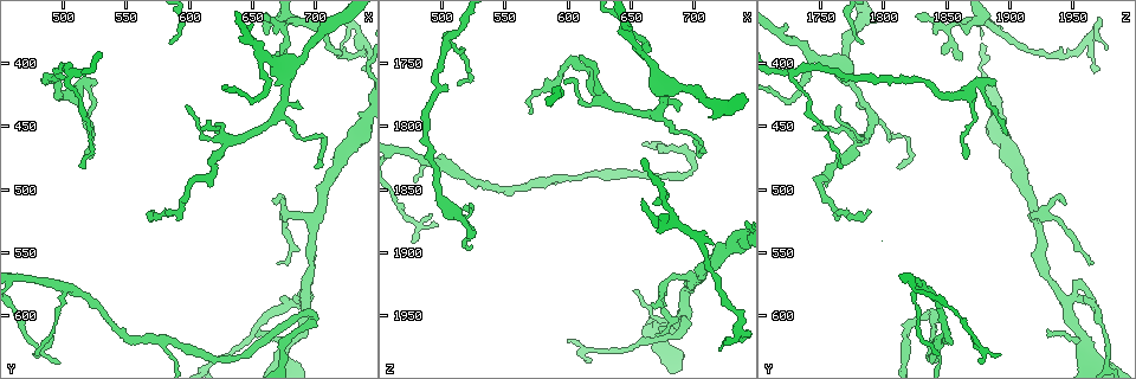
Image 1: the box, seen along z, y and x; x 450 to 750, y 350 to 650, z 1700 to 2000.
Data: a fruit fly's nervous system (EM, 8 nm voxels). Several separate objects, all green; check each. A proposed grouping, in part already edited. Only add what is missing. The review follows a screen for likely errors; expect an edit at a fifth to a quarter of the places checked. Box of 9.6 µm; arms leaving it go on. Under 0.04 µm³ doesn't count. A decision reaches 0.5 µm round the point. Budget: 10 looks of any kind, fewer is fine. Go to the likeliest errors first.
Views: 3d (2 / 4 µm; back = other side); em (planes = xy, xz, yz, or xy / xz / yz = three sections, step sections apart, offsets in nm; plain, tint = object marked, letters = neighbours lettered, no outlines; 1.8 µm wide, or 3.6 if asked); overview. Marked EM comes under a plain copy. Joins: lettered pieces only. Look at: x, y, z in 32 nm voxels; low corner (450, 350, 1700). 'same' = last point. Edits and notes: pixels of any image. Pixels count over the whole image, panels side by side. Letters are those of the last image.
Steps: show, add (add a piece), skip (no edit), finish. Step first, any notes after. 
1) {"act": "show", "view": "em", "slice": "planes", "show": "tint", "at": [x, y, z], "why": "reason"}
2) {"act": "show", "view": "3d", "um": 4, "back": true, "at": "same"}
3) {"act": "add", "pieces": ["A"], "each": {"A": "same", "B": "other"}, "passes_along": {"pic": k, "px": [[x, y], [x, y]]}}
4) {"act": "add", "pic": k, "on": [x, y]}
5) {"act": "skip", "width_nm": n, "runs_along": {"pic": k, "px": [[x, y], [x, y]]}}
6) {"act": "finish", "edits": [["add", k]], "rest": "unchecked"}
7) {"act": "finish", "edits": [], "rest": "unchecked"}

{"act": "show", "view": "em", "slice": "planes", "show": "letters", "at": [570, 520, 1788], "why": "thin end"}

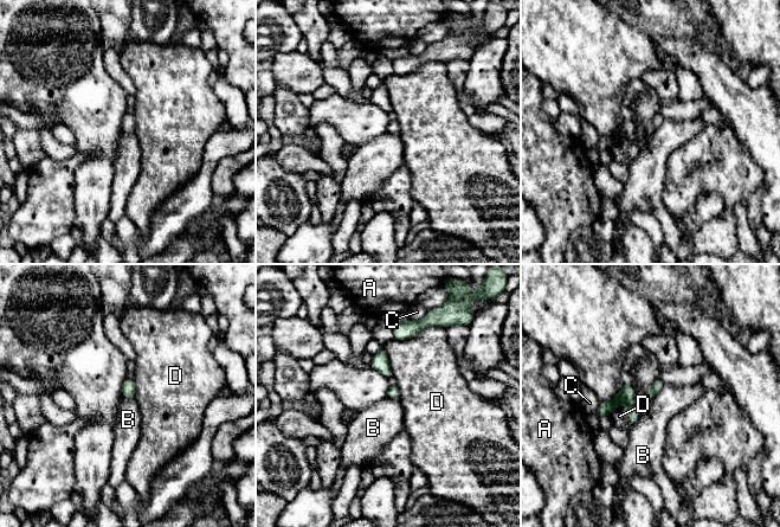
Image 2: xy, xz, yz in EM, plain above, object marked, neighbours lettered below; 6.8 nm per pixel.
{"act": "skip", "width_nm": 80, "each": {"A": "other", "B": "other", "C": "other", "D": "other"}, "border": {"pic": 2, "px": [[663, 384], [663, 387], [650, 403]]}, "found": "no lettered piece goes on from it"}

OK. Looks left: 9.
{"act": "show", "view": "em", "slice": "xz", "step": 16, "show": "tint", "at": [580, 620, 1846], "why": "side arm on a straight run"}

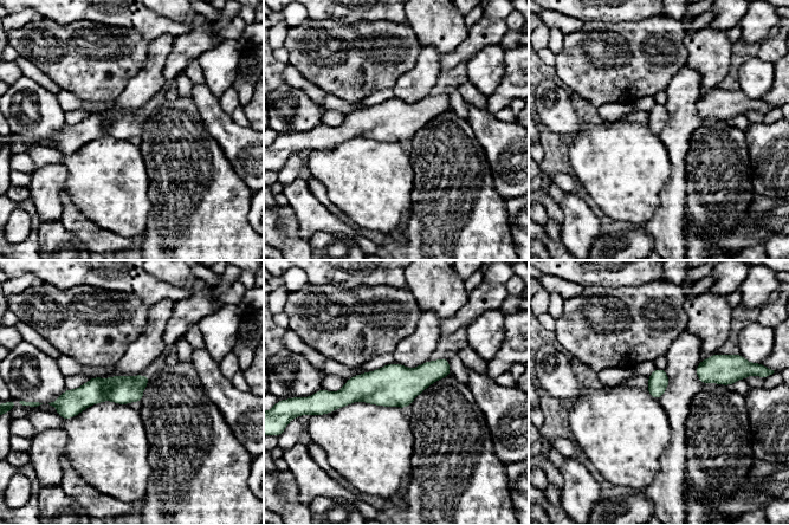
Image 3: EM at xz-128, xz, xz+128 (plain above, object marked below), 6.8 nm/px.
{"act": "show", "view": "em", "slice": "planes", "show": "letters", "at": "same", "why": "cut it another way"}

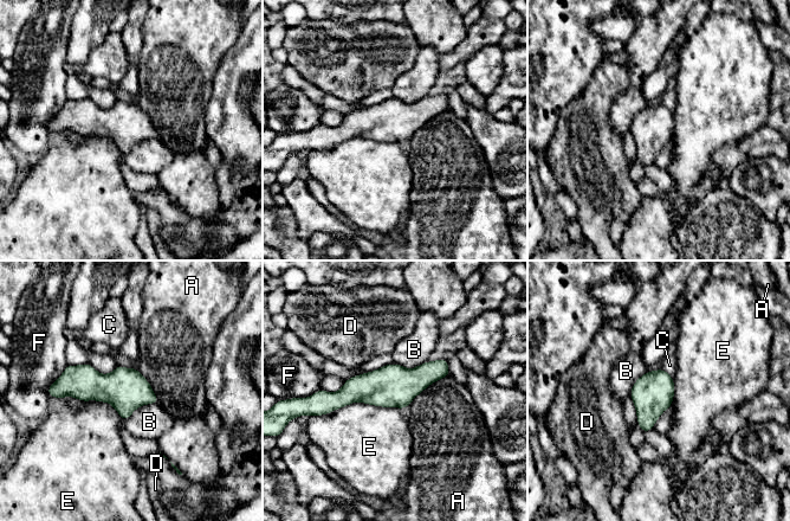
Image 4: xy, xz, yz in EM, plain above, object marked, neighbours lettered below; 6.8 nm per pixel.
{"act": "skip", "width_nm": 280, "each": {"A": "other", "B": "other", "C": "other", "D": "other", "E": "other", "F": "other"}, "runs_along": {"pic": 4, "px": [[445, 364], [412, 383], [324, 399]]}, "found": "none of them fits"}

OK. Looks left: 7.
{"act": "show", "view": "3d", "um": 2, "at": [674, 626, 1956], "why": "sudden change in width"}

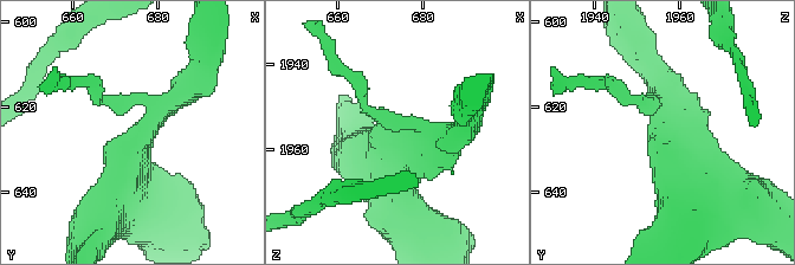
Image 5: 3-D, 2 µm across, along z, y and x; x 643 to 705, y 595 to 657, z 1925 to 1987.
{"act": "show", "view": "em", "slice": "planes", "show": "letters", "at": [675, 626, 1957]}

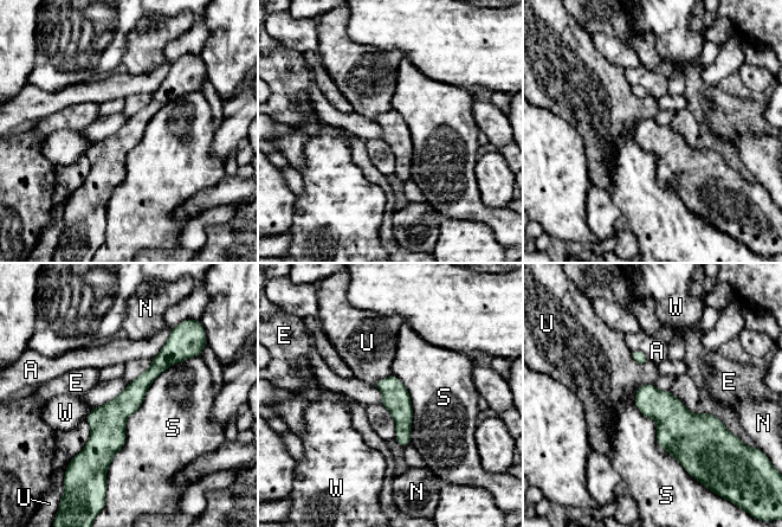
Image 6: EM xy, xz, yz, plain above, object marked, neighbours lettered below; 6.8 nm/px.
{"act": "skip", "longest_contact_nm": ["S", 1000], "each": {"A": "other", "E": "other", "N": "other", "S": "other", "U": "other", "W": "other"}, "runs_along": {"pic": 6, "px": [[170, 341], [109, 419], [101, 462]]}, "found": "none of them fits"}

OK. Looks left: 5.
{"act": "show", "view": "3d", "um": 2, "back": true, "at": [504, 406, 1730], "why": "sharp bend"}

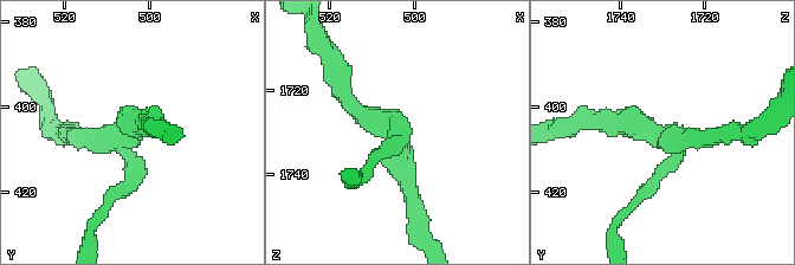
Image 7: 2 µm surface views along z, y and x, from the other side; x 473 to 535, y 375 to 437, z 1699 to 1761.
{"act": "show", "view": "em", "slice": "xy", "step": 16, "show": "tint", "at": [503, 407, 1731], "why": "shape alone is not enough"}

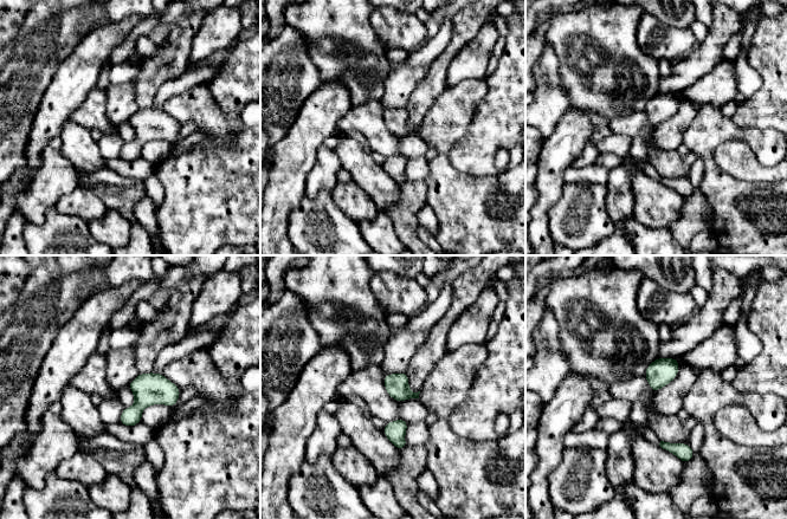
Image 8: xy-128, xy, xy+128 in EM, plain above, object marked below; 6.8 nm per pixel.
{"act": "show", "view": "em", "slice": "planes", "show": "letters", "at": "same", "why": "cut it another way"}

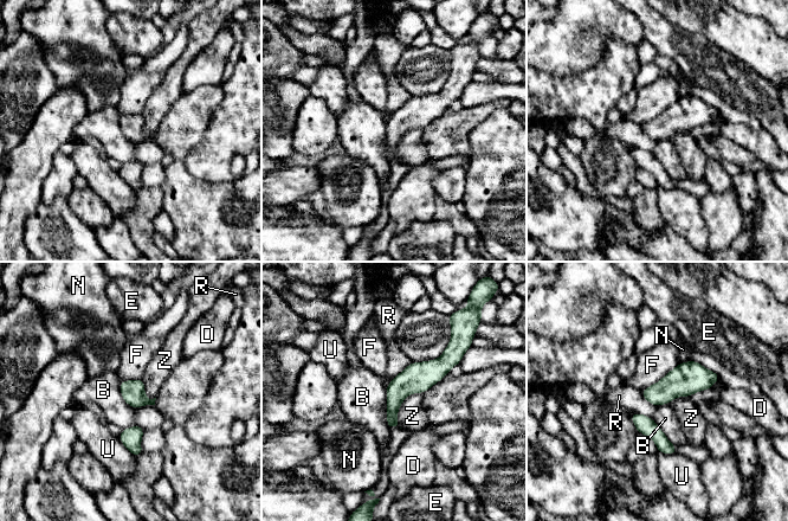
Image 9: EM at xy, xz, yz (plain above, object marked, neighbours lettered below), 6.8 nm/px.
{"act": "skip", "width_nm": 160, "each": {"B": "other", "D": "other", "E": "other", "F": "other", "N": "other", "R": "other", "U": "other", "Z": "other"}, "found": "none of them fits"}

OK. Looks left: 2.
{"act": "finish", "edits": [], "rest": "unchecked"}

